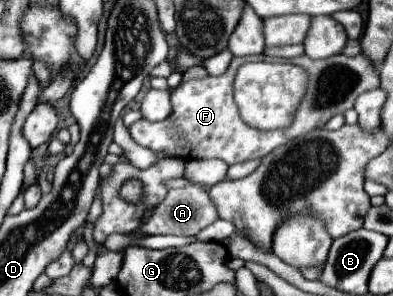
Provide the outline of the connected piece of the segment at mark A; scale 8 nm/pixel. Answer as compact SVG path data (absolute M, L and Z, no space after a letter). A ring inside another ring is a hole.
M187 185L183 189L169 189L167 197L157 205L151 219L139 227L145 235L197 235L201 229L217 219L217 209L205 189L199 185Z

